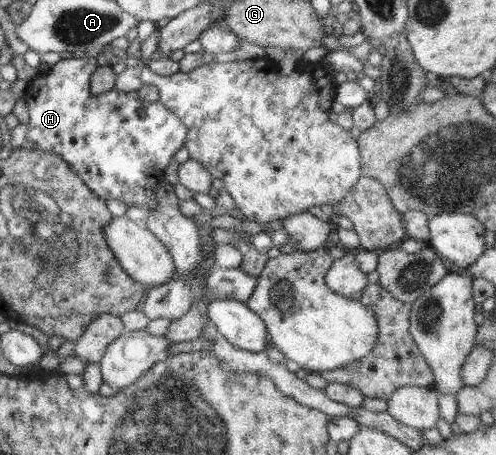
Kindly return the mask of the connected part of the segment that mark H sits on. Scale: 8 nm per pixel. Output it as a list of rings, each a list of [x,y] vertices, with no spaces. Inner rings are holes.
[[[78,54],[73,58],[62,59],[56,65],[53,65],[47,75],[38,73],[34,79],[22,84],[21,92],[23,97],[28,101],[27,107],[30,115],[30,120],[28,122],[29,130],[27,131],[27,138],[24,147],[30,148],[32,146],[31,143],[35,143],[37,149],[53,152],[59,155],[59,157],[62,157],[77,172],[77,175],[79,175],[79,177],[85,182],[85,185],[100,198],[105,200],[117,198],[119,201],[126,203],[127,207],[128,205],[137,203],[141,205],[141,207],[147,207],[144,209],[147,209],[148,215],[151,215],[151,213],[157,213],[158,208],[155,187],[160,181],[160,178],[162,177],[161,174],[165,168],[169,163],[171,163],[171,161],[173,161],[173,154],[177,153],[177,150],[185,145],[187,139],[187,128],[185,127],[185,124],[159,100],[147,103],[138,98],[138,92],[111,91],[91,96],[91,93],[89,92],[91,74],[97,70],[97,67],[99,67],[97,58]]]

